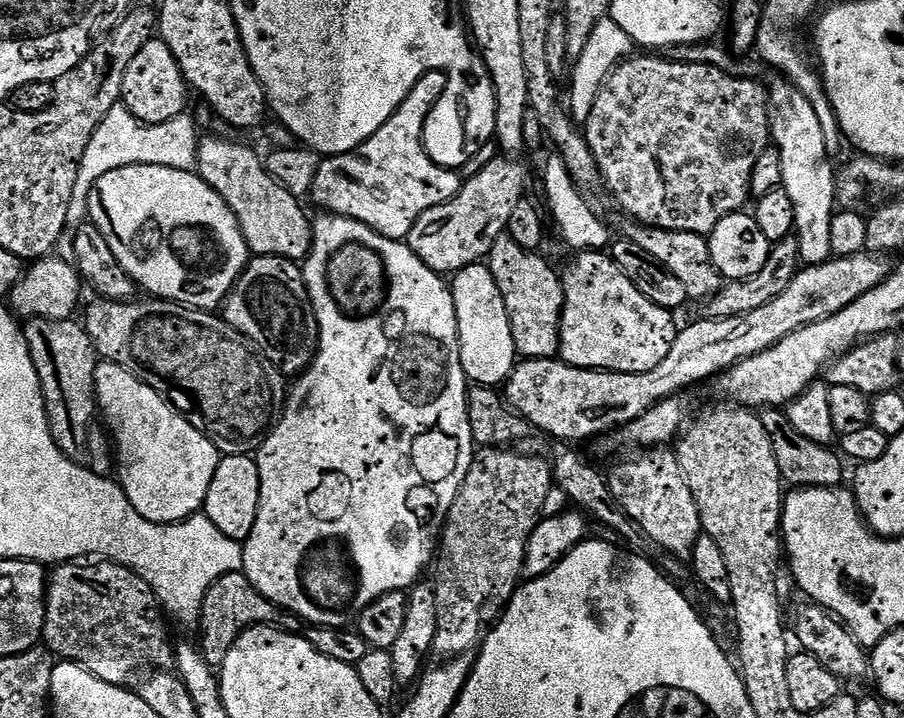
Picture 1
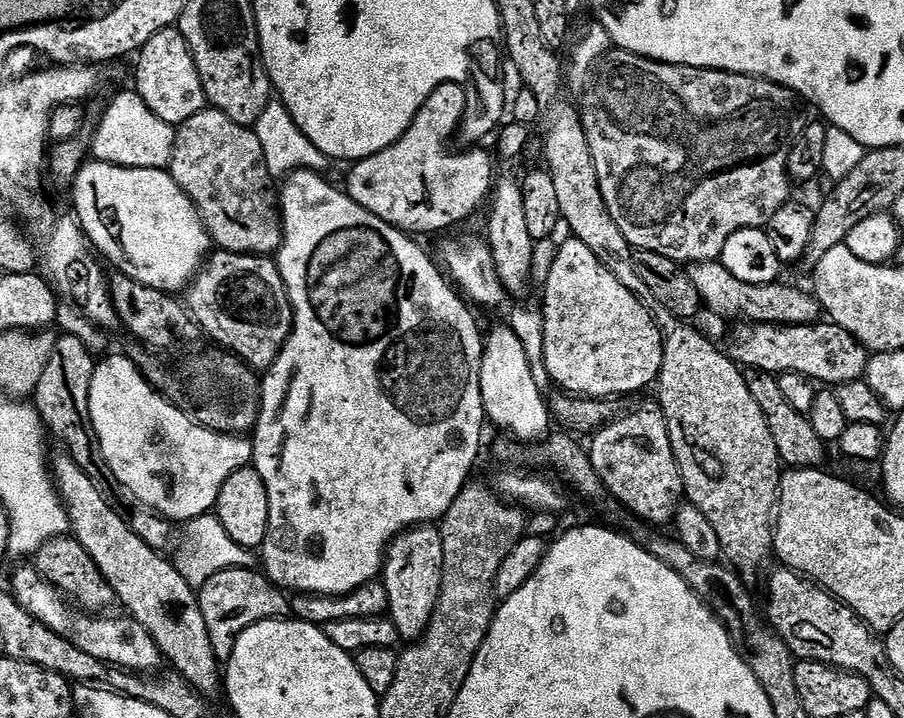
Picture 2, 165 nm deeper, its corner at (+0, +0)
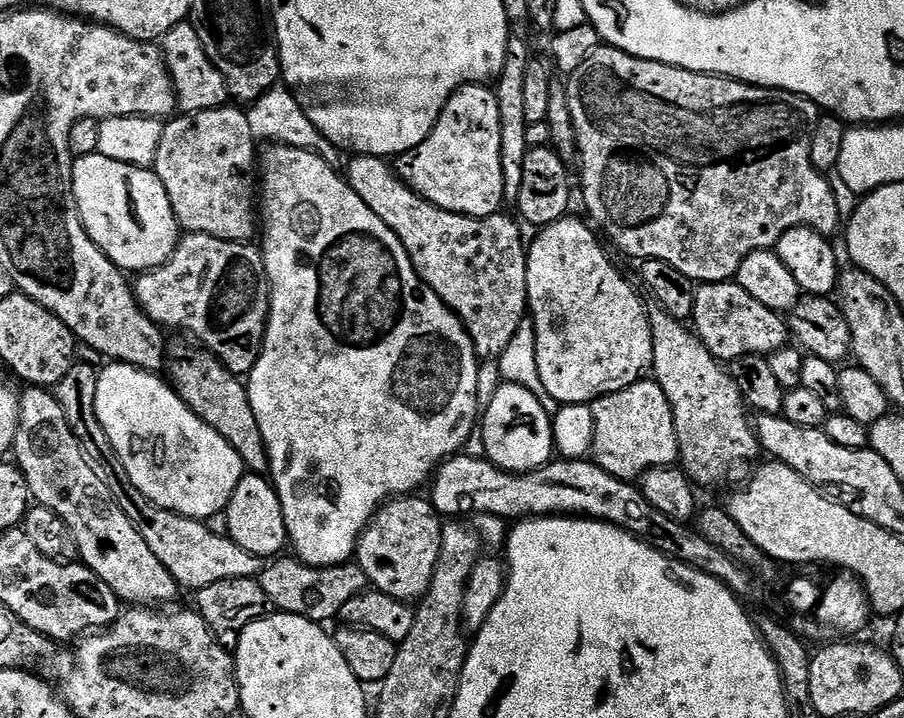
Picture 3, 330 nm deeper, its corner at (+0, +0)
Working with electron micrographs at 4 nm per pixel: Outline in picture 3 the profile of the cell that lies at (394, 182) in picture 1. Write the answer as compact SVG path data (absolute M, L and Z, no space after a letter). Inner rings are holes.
M487 83L463 84L449 98L434 130L414 150L395 157L397 176L409 184L422 198L447 212L457 212L463 216L494 216L505 203L502 172L502 123L499 117L499 102L495 91Z

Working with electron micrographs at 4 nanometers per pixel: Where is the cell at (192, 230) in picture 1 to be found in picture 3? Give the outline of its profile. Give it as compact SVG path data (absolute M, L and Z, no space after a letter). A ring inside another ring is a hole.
M99 154L78 156L72 161L72 192L76 196L76 209L80 211L80 220L88 236L115 262L117 268L128 274L139 274L149 272L151 268L161 268L171 258L181 239L182 229L176 221L174 206L170 206L166 186L162 186L155 171L138 164L114 162L114 158Z

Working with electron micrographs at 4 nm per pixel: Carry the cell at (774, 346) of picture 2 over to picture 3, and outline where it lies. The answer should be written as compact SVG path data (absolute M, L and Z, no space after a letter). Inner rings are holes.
M735 282L700 284L694 294L691 327L696 337L721 362L731 362L743 356L769 356L789 343L790 333L785 317L750 298Z

